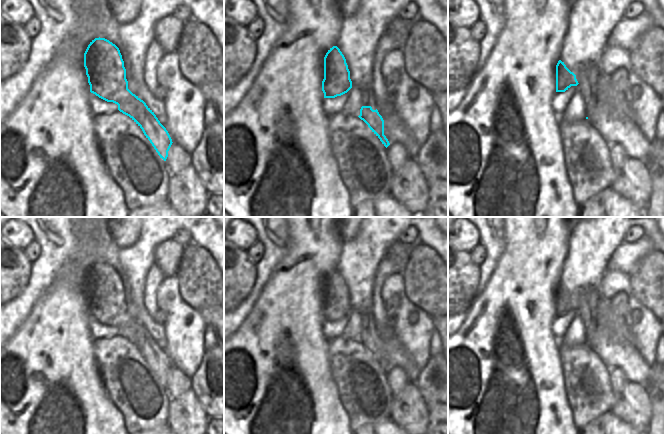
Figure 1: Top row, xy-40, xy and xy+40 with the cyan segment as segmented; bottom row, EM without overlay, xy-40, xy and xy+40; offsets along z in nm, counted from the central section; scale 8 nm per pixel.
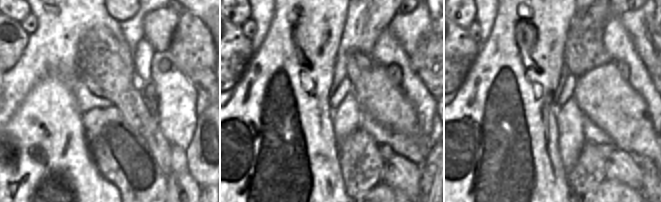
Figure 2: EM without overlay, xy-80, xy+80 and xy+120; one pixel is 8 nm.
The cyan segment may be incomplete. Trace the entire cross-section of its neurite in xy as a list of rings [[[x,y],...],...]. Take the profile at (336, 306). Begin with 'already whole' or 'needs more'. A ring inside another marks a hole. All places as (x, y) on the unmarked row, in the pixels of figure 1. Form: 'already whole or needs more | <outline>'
already whole | [[[337,270],[328,274],[324,281],[324,303],[322,315],[324,322],[335,322],[352,312],[350,295],[346,283]]]

